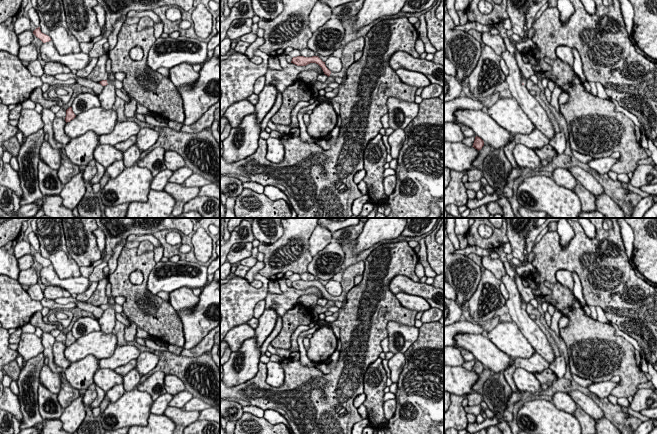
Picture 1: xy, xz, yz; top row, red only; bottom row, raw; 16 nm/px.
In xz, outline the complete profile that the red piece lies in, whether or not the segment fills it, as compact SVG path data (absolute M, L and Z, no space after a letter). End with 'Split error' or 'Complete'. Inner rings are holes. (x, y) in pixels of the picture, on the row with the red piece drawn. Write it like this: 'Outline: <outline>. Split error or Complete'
Outline: M363 36L350 41L344 46L343 52L342 52L342 70L340 72L331 72L325 65L325 62L323 62L318 56L312 56L312 57L304 57L304 56L297 56L293 57L291 63L297 65L297 66L306 66L310 63L316 63L318 64L325 75L328 77L343 77L346 74L346 70L350 65L352 65L355 62L354 54L359 51L363 51L365 45L365 38Z. Split error

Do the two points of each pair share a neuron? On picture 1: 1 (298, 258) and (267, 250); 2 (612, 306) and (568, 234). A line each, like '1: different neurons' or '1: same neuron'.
1: same neuron
2: different neurons

